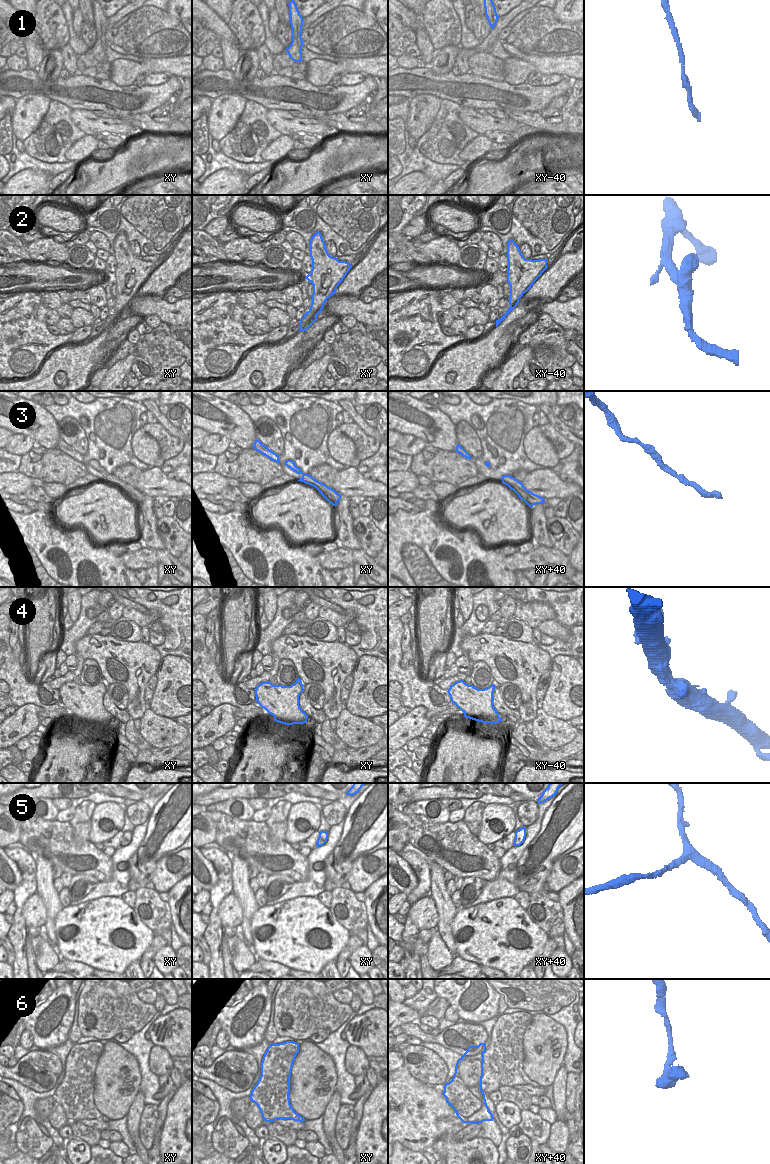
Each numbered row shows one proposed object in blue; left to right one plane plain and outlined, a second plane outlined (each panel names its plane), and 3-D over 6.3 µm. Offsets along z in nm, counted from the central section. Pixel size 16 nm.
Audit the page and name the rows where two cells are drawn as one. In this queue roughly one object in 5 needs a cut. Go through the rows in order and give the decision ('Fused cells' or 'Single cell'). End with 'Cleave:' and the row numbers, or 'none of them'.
1: Single cell
2: Single cell
3: Single cell
4: Single cell
5: Single cell
6: Fused cells
Cleave: 6

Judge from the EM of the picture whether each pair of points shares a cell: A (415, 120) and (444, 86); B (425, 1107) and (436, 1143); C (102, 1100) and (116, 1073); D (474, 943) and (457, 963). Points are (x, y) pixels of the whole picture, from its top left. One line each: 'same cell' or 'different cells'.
A: different cells
B: different cells
C: same cell
D: different cells

